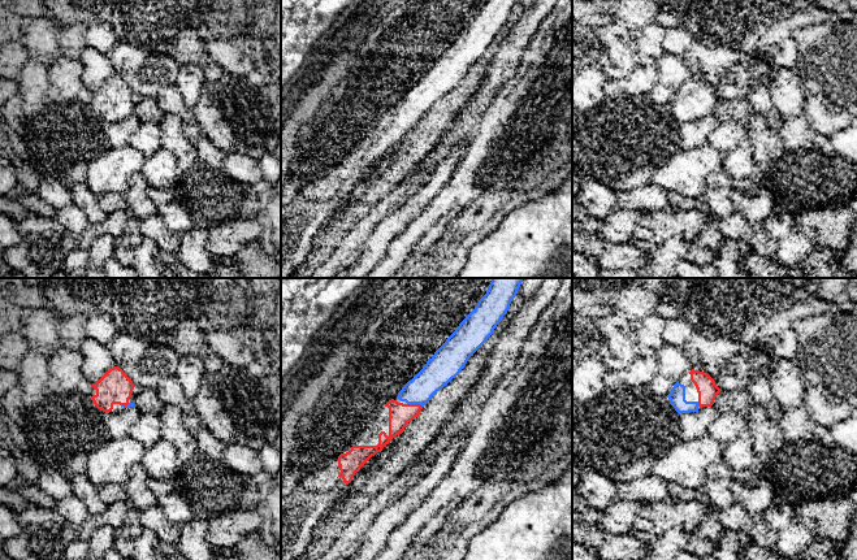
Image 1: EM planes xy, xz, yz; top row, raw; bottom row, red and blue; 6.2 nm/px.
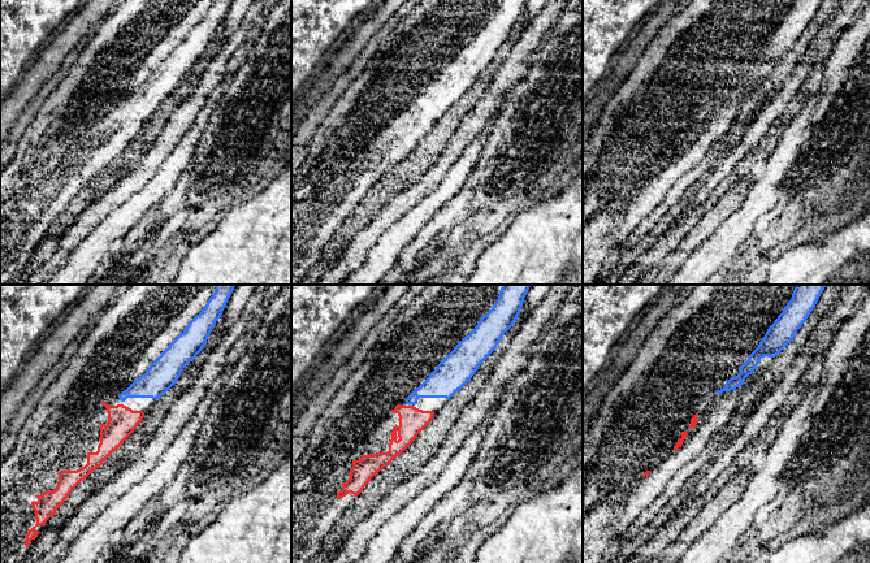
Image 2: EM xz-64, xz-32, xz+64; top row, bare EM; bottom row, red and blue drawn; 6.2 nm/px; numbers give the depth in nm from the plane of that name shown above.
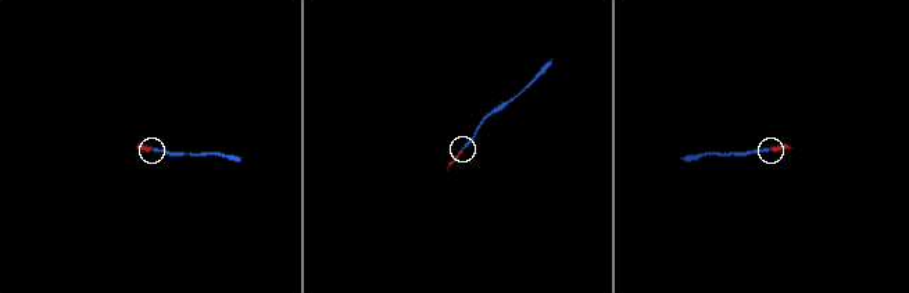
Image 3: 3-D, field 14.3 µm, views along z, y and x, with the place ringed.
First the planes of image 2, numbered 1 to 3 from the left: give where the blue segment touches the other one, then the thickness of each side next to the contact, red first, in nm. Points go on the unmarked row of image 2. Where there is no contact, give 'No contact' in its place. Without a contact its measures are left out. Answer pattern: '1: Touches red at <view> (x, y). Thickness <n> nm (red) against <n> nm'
1: No contact
2: No contact
3: No contact

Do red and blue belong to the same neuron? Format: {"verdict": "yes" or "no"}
{"verdict": "yes"}

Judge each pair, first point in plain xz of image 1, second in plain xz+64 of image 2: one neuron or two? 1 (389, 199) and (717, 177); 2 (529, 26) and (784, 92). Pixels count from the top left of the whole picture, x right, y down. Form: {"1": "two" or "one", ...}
{"1": "two", "2": "two"}

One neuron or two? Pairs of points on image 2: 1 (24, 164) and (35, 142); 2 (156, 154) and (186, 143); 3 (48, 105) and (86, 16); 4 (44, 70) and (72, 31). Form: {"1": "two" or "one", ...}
{"1": "one", "2": "two", "3": "two", "4": "one"}

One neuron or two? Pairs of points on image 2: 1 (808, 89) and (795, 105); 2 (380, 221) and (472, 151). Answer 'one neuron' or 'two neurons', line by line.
1: one neuron
2: two neurons

